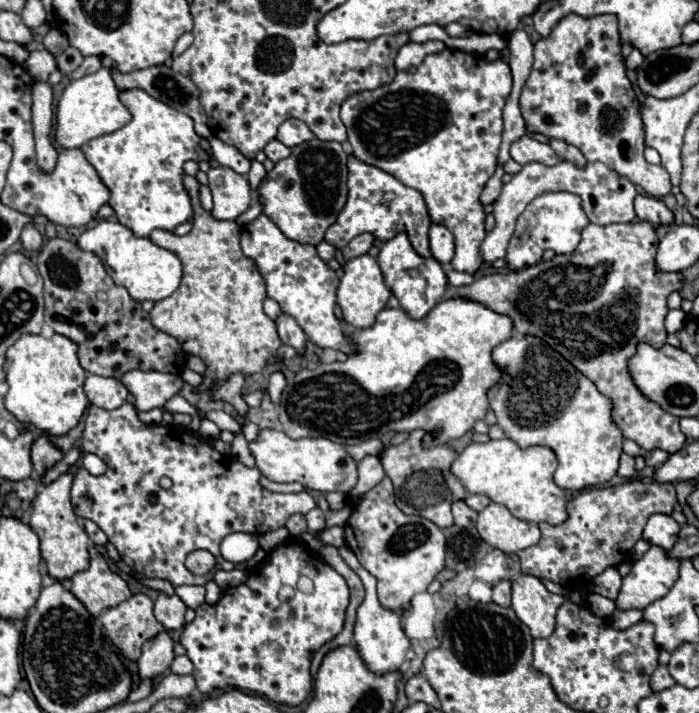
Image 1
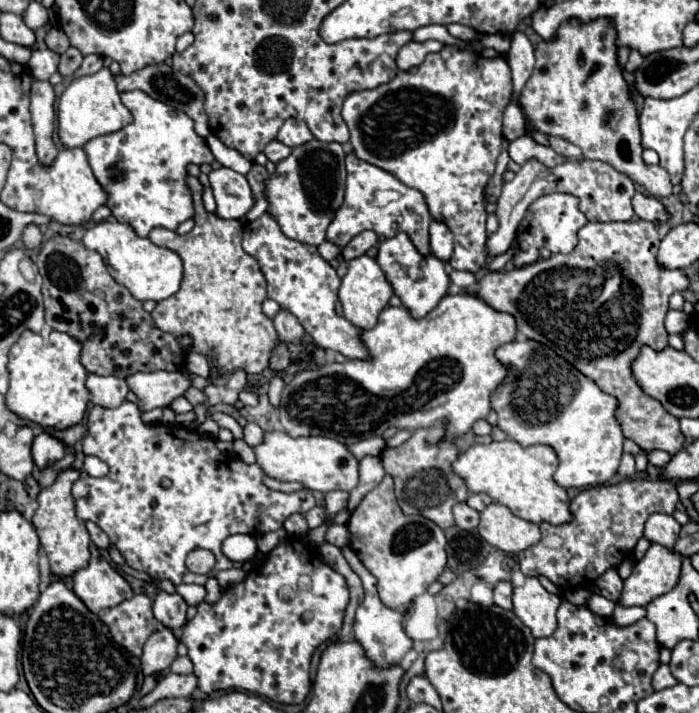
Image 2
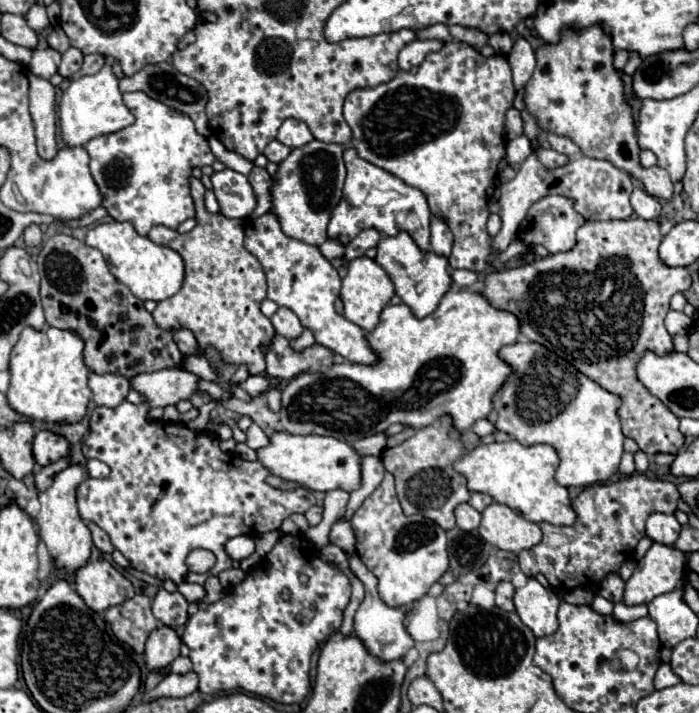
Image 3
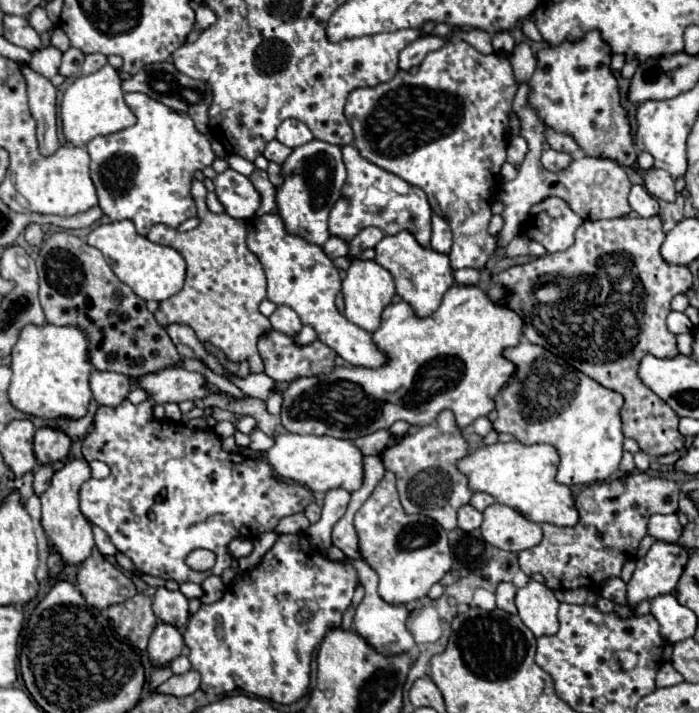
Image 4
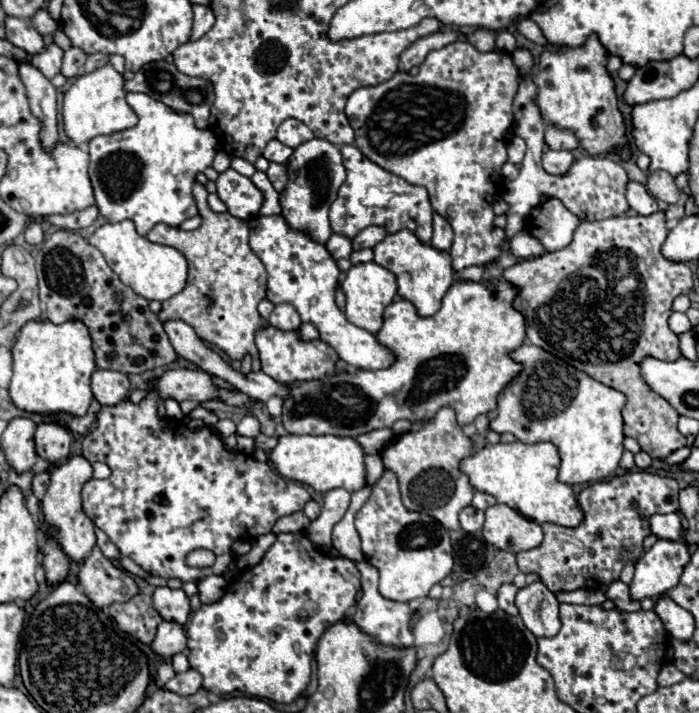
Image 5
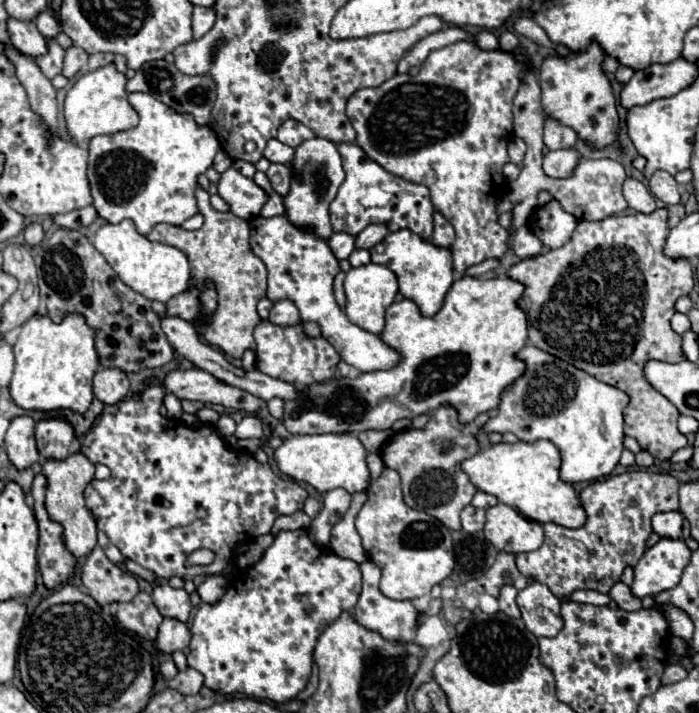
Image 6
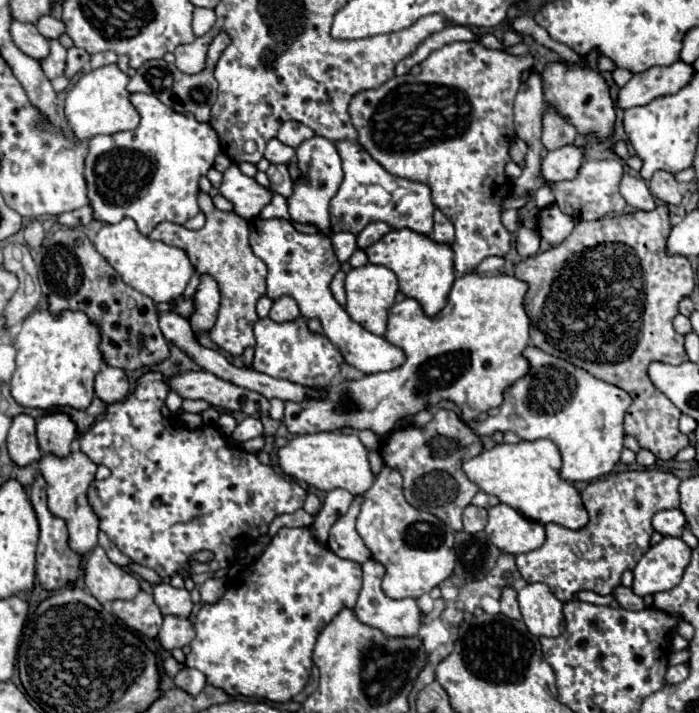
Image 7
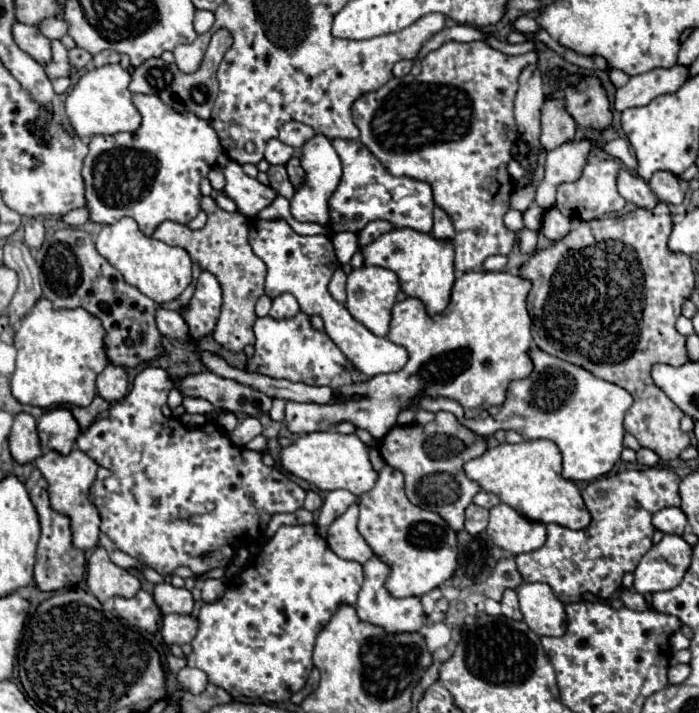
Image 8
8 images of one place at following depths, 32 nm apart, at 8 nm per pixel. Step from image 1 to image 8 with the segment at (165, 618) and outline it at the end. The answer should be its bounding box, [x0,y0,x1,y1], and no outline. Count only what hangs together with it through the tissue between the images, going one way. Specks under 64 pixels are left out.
[154,582,194,614]

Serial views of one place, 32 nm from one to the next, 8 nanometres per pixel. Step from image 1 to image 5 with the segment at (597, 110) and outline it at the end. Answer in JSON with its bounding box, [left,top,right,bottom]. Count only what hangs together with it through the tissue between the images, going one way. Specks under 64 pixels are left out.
[534,36,680,204]

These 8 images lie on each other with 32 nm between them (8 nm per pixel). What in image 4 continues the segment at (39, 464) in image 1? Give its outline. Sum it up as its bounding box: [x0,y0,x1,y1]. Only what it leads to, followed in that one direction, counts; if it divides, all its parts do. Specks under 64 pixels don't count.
[34,426,70,464]

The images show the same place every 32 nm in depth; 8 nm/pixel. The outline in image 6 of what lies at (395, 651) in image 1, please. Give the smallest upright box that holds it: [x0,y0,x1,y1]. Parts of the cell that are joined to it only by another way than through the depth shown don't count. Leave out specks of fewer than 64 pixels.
[354,560,420,642]

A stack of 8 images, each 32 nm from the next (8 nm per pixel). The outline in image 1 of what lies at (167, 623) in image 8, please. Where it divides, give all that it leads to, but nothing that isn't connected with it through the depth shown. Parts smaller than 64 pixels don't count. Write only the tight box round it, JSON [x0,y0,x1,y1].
[138,630,176,680]

